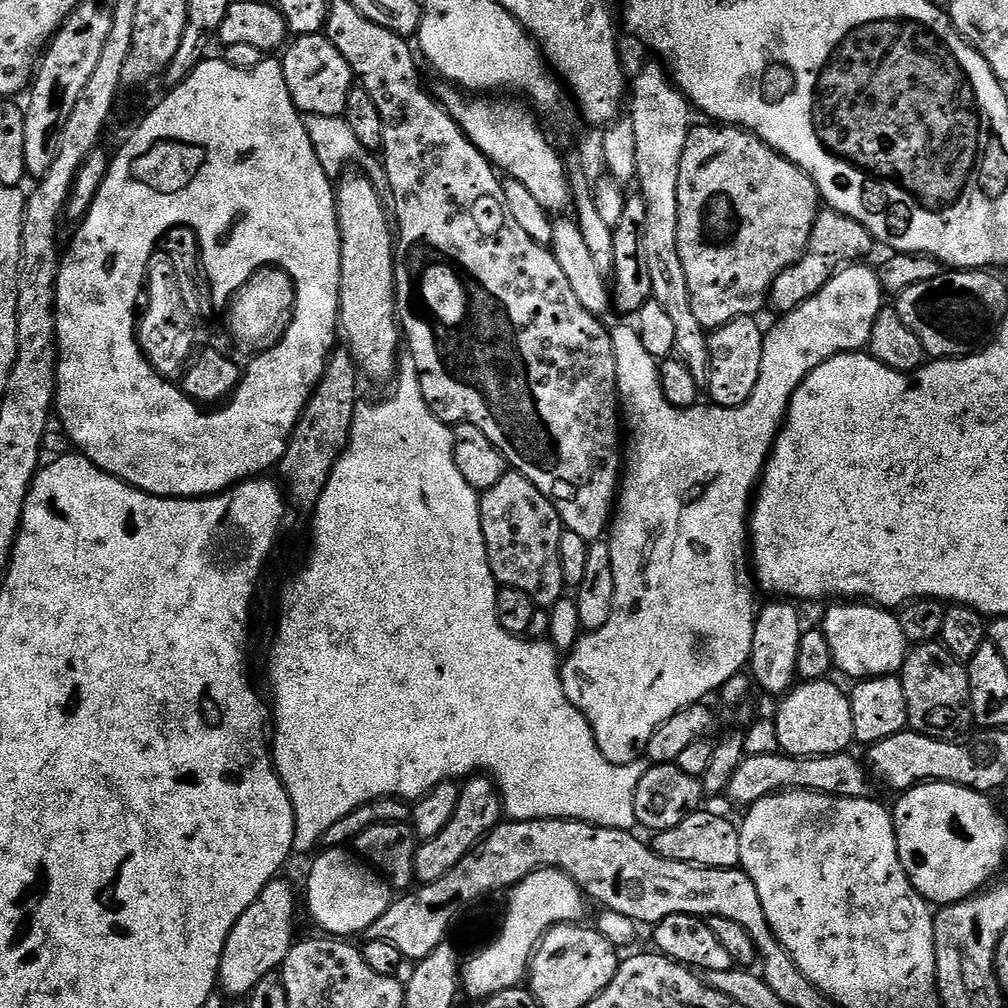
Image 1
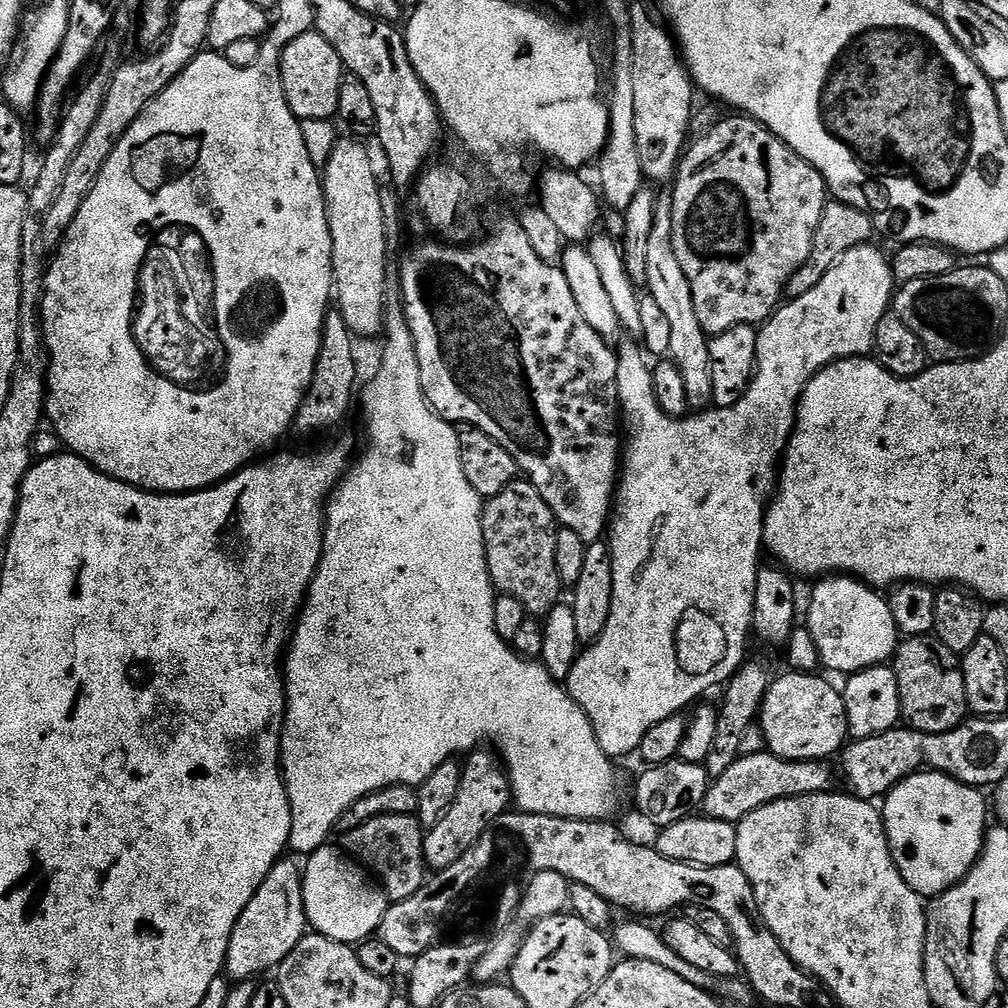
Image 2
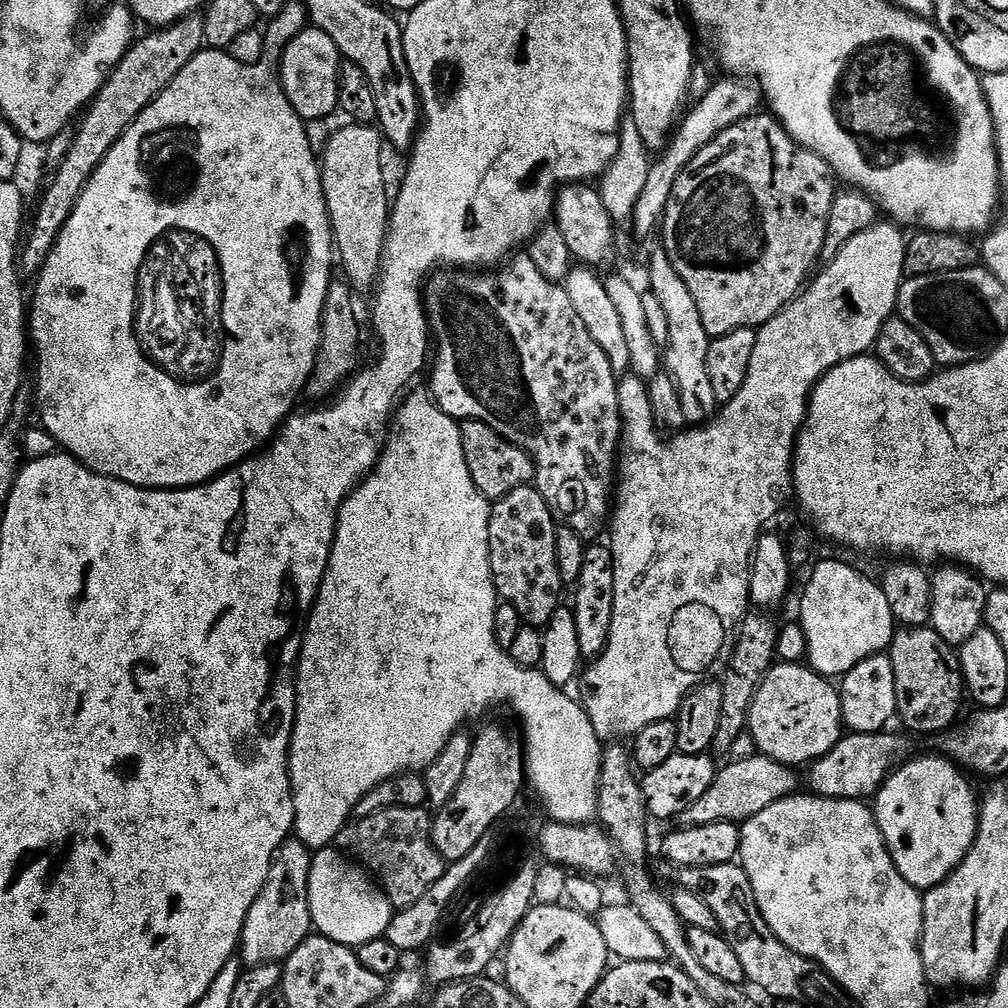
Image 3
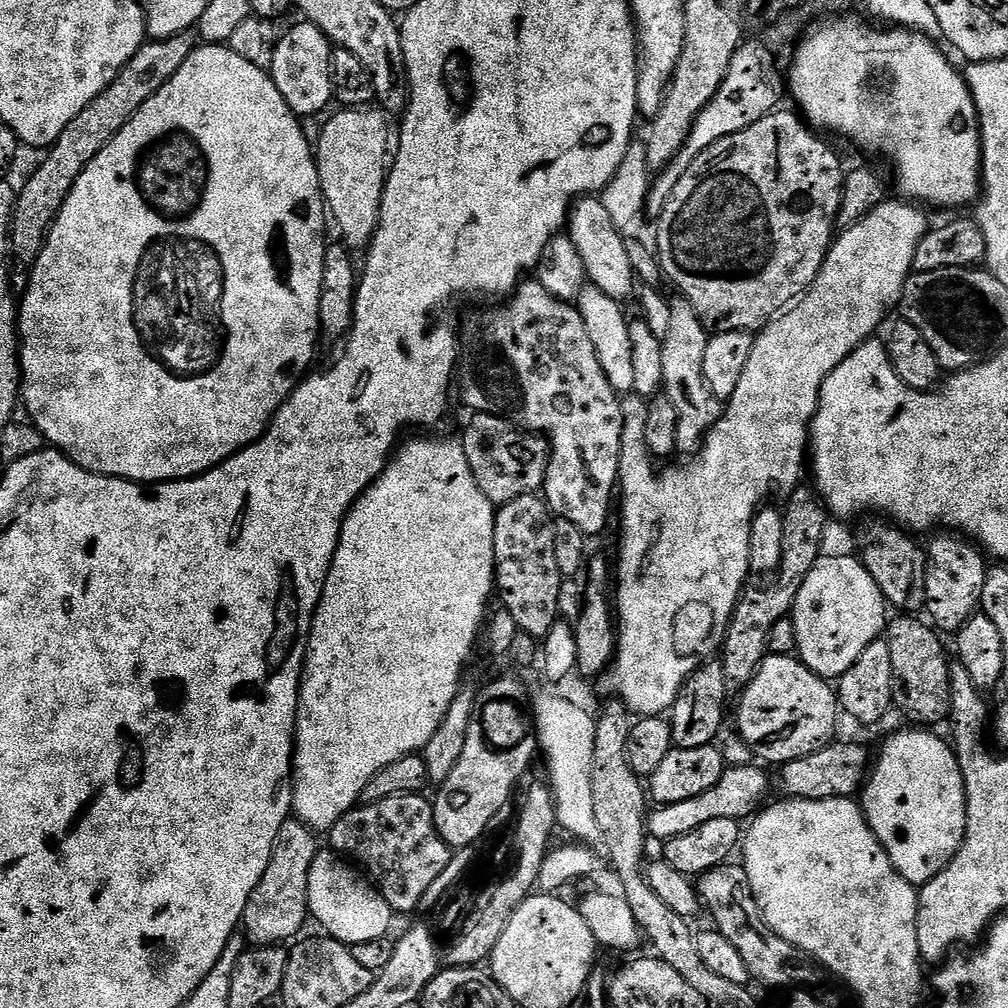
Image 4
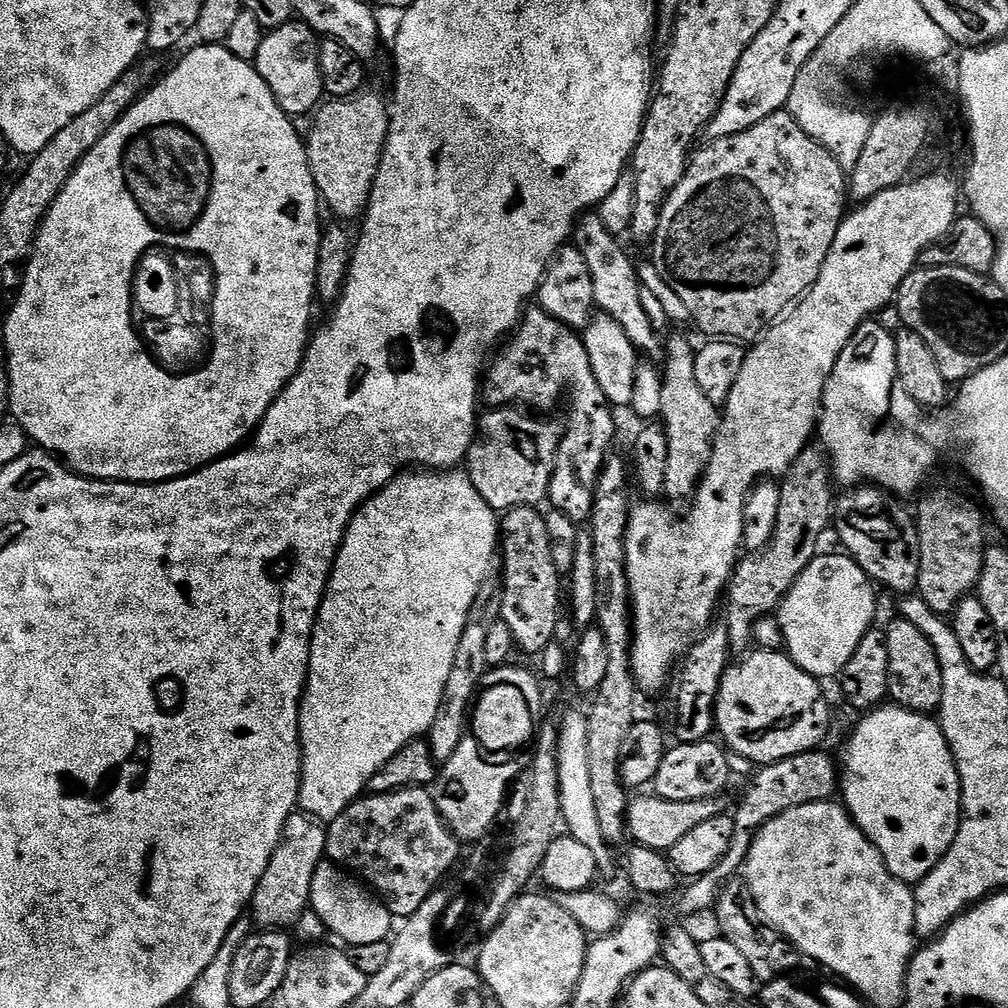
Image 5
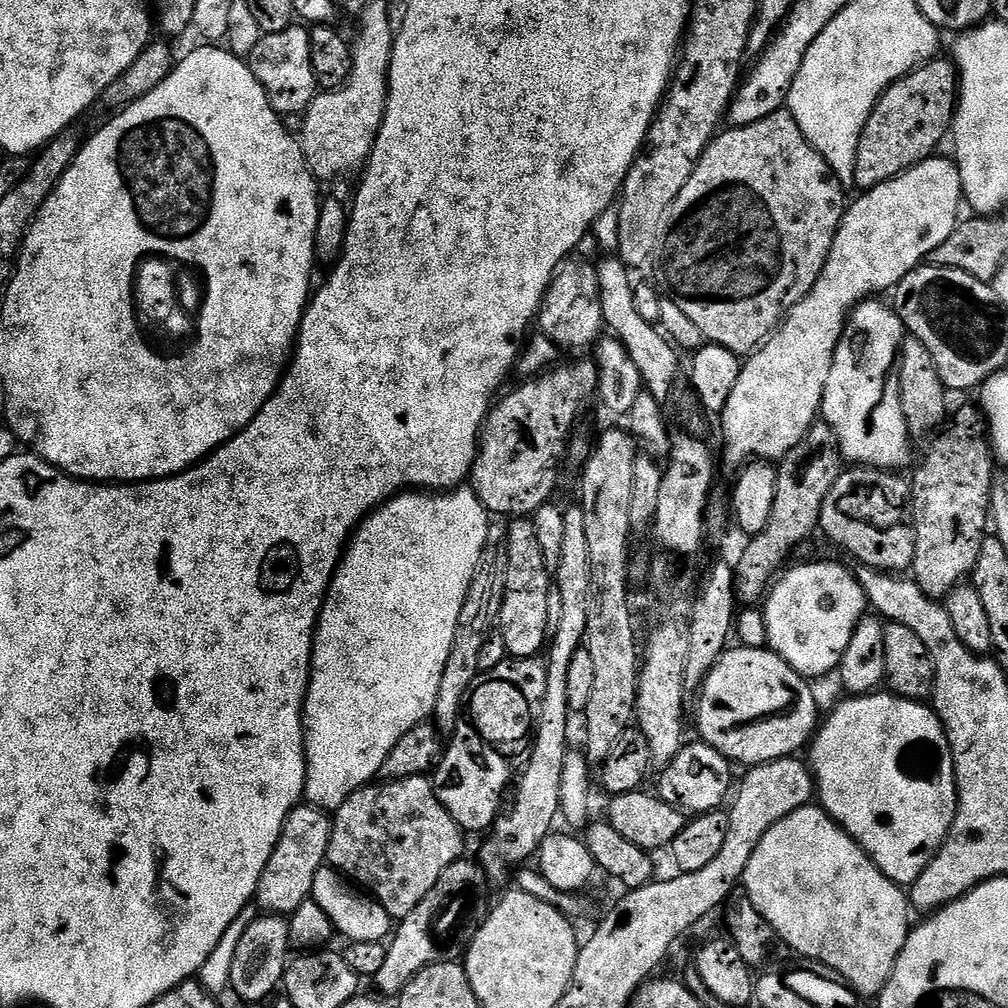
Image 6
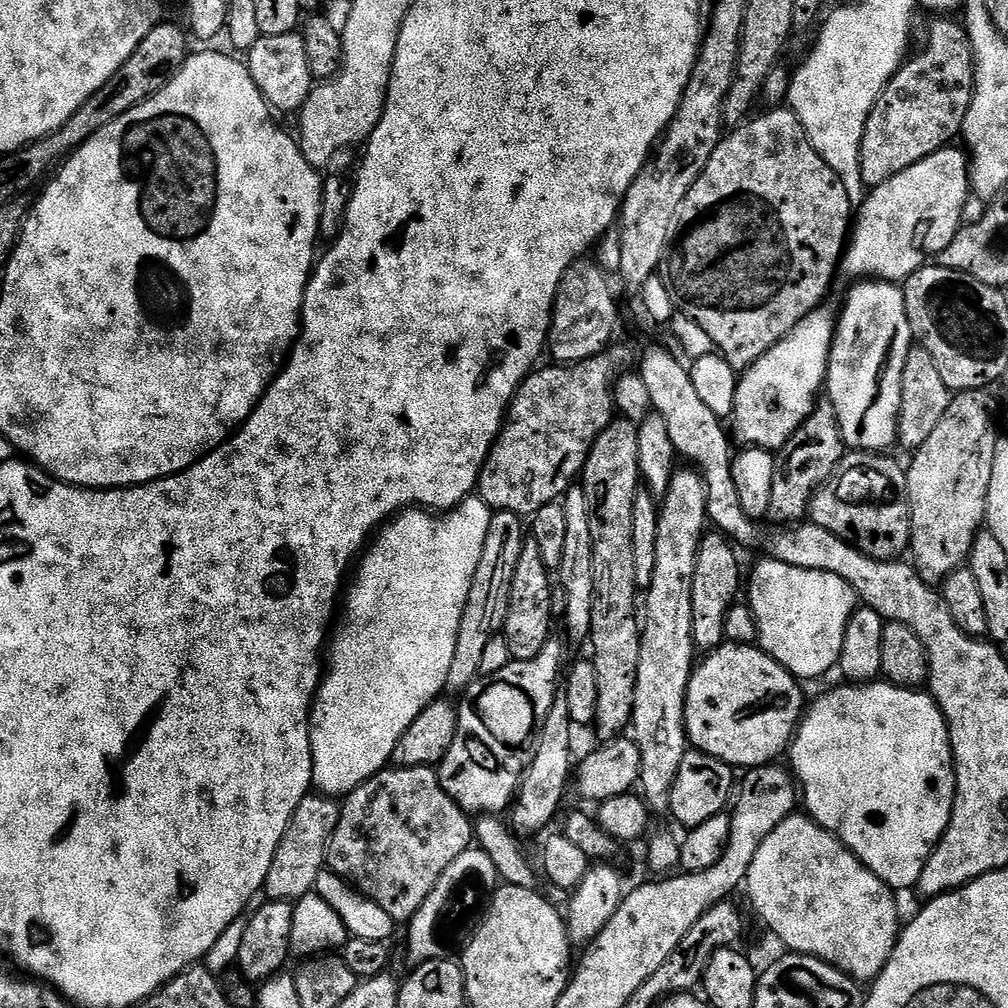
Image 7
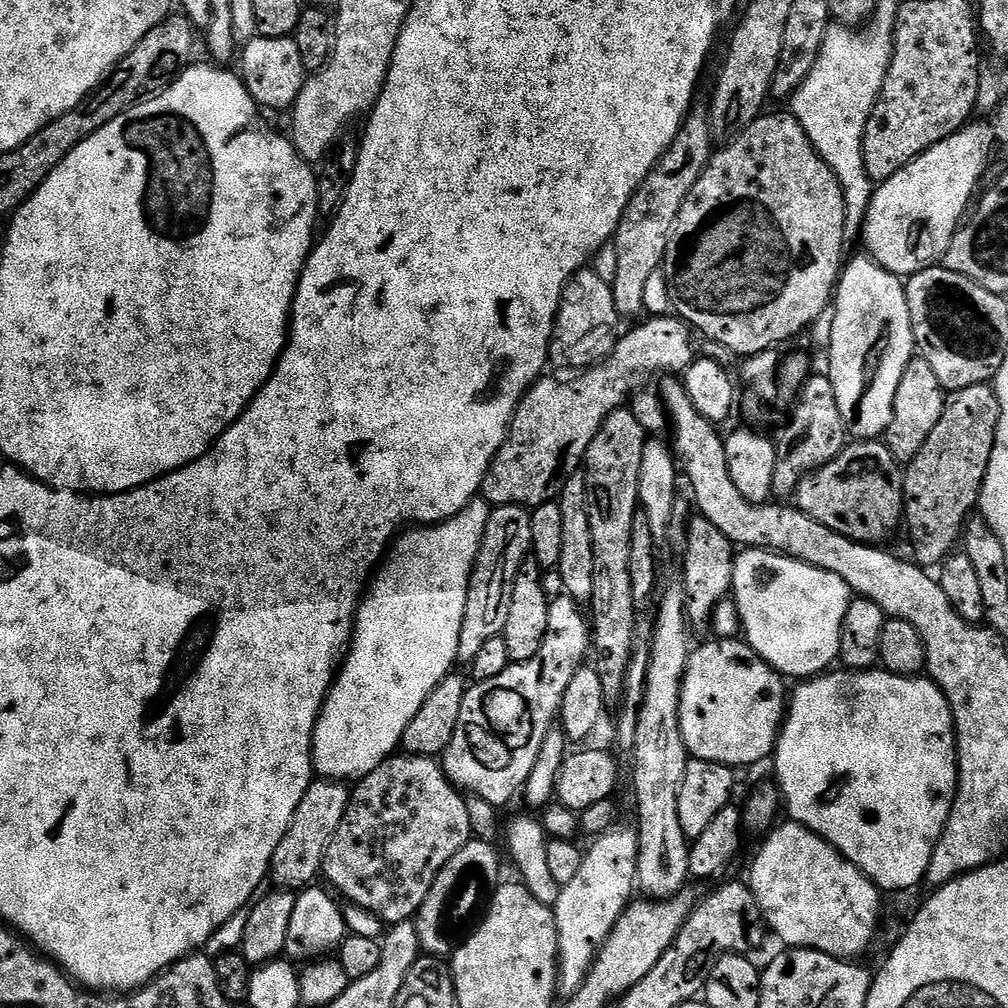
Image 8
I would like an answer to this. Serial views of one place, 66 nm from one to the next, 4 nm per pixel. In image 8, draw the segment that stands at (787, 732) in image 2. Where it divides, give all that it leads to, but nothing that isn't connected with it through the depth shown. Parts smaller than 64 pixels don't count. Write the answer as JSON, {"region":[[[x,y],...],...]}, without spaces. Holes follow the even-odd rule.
{"region":[[[708,638],[701,648],[693,647],[680,686],[678,722],[682,742],[694,760],[727,764],[733,770],[756,764],[773,753],[776,737],[786,715],[785,677],[774,671],[743,639],[717,640]]]}

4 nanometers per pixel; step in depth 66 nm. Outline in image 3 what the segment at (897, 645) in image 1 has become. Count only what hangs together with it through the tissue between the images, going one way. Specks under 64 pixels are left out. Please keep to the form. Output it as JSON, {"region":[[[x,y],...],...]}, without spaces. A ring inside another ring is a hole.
{"region":[[[824,560],[813,570],[800,600],[798,622],[806,634],[807,663],[825,678],[842,678],[858,662],[887,653],[898,631],[879,583],[840,560]]]}

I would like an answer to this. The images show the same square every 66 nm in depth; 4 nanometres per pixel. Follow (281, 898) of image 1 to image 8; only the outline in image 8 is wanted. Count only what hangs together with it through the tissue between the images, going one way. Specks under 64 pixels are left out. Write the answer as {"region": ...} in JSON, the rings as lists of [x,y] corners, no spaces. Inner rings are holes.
{"region":[[[313,779],[302,802],[298,802],[298,810],[294,810],[294,818],[290,822],[290,830],[286,830],[286,838],[282,838],[282,842],[278,842],[278,850],[274,850],[270,880],[276,883],[273,885],[277,889],[303,890],[315,881],[312,880],[315,876],[321,875],[328,844],[332,841],[338,826],[342,826],[349,799],[349,789],[337,781]]]}

